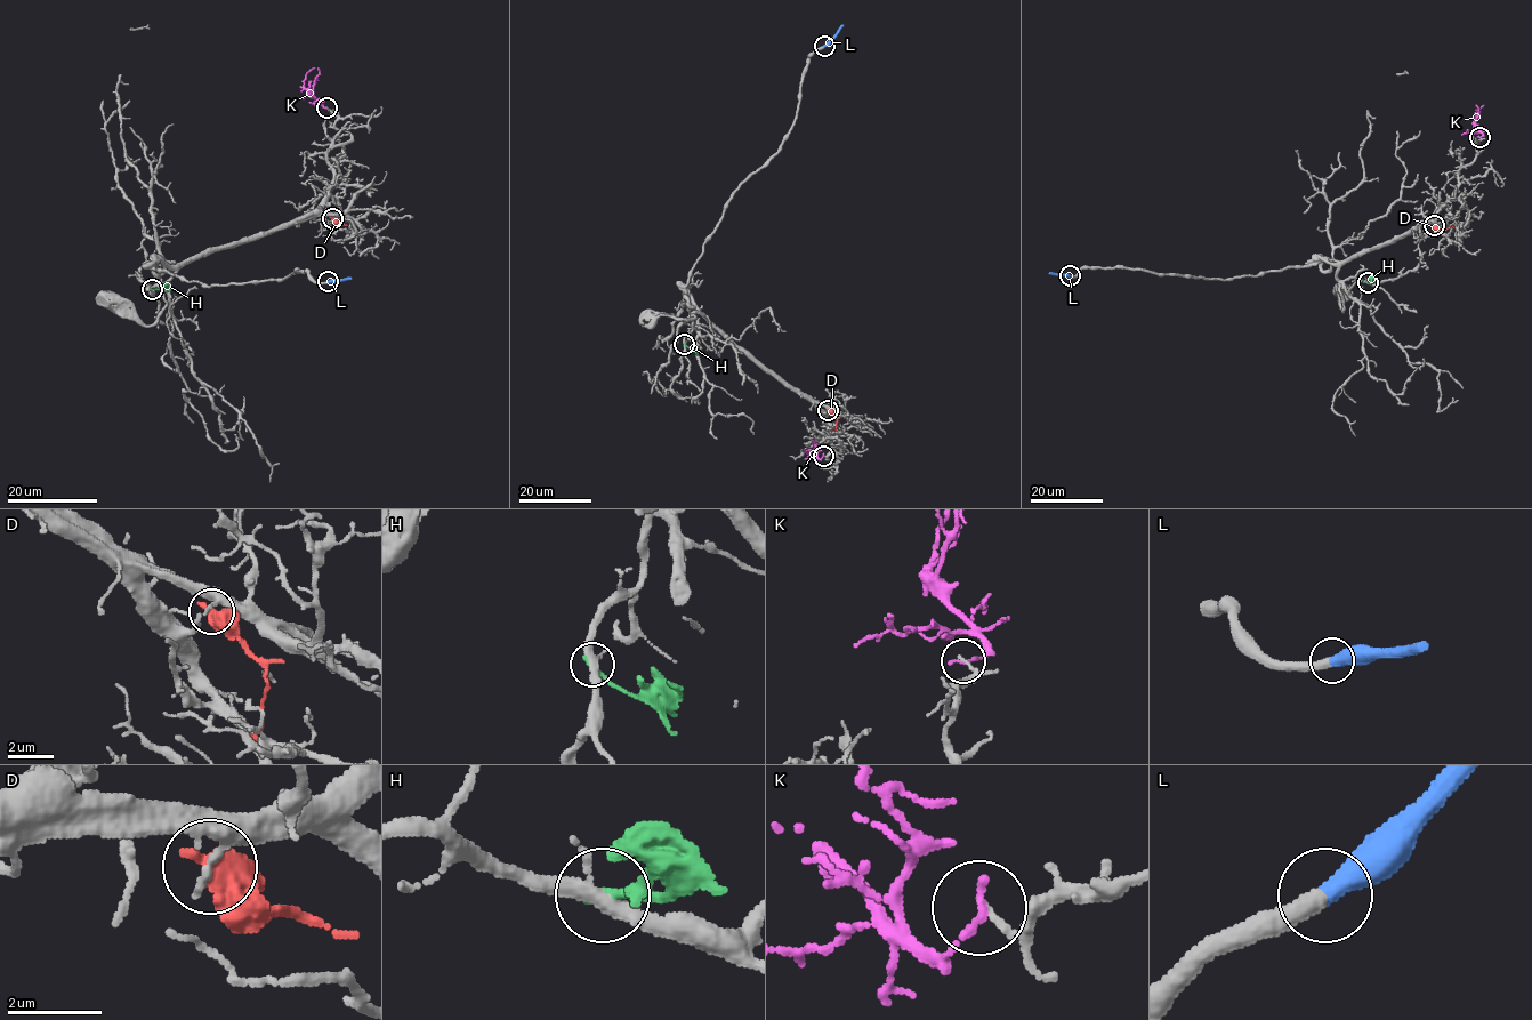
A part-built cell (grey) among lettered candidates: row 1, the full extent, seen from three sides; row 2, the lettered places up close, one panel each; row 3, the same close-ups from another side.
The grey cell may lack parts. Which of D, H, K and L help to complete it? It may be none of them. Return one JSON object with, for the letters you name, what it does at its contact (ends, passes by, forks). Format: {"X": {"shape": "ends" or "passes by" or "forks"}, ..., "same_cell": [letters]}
{"L": {"shape": "ends"}, "same_cell": ["L"]}

